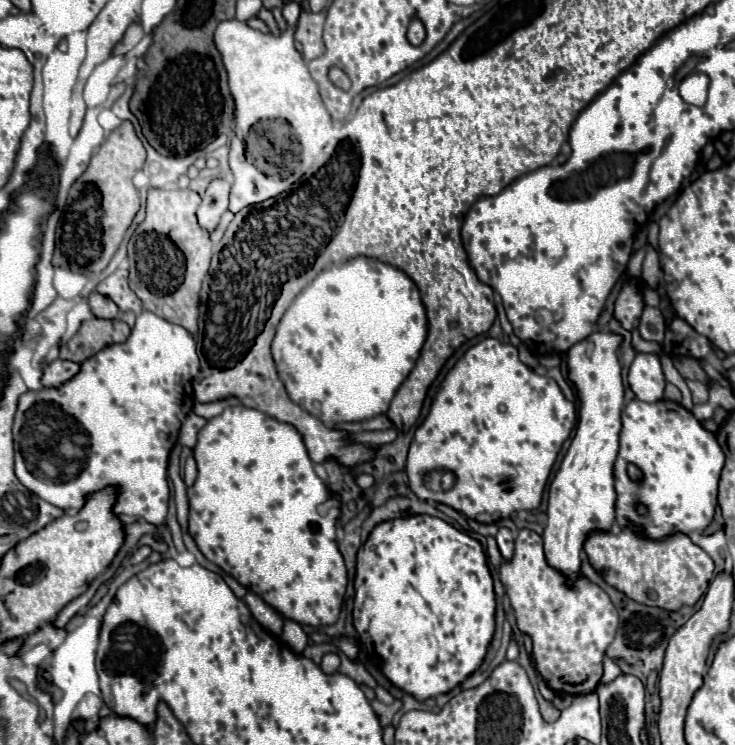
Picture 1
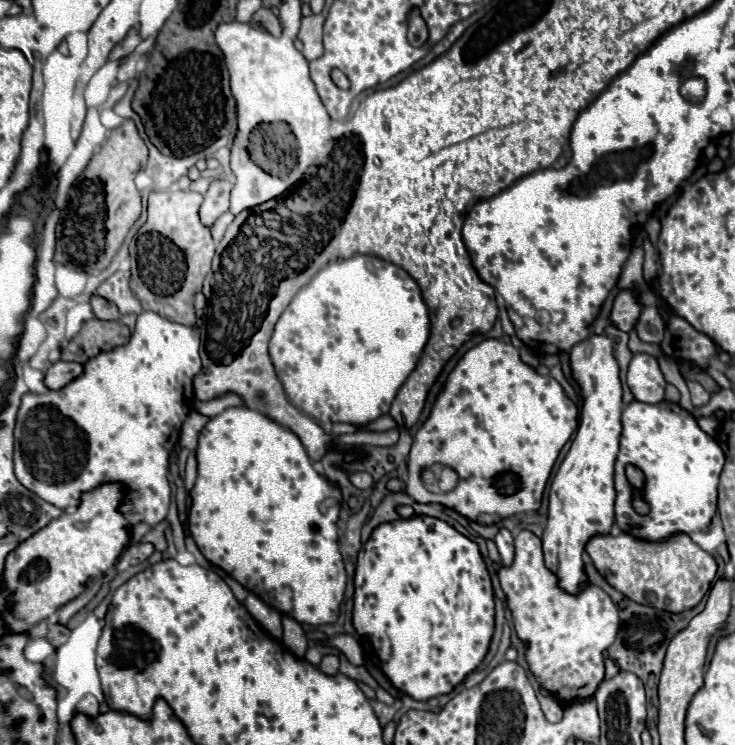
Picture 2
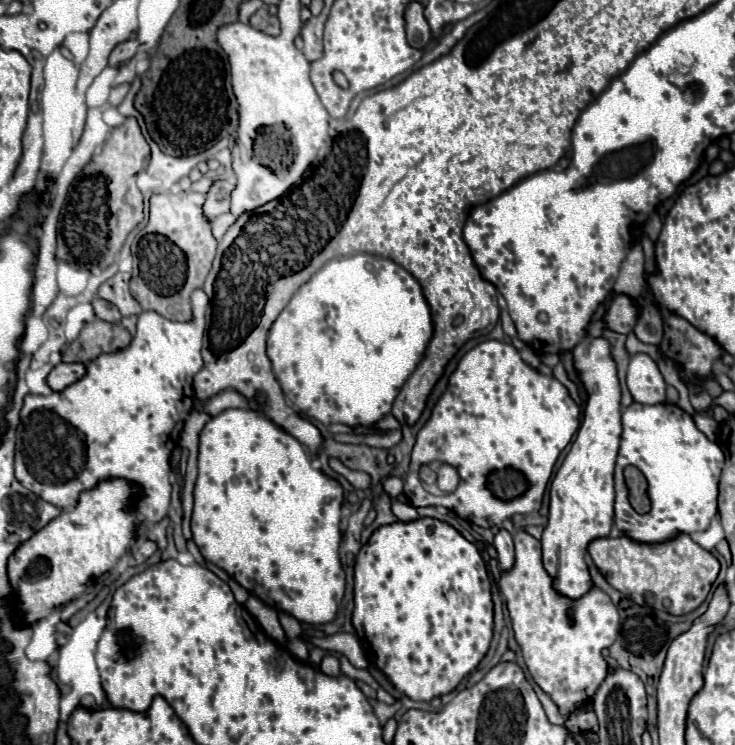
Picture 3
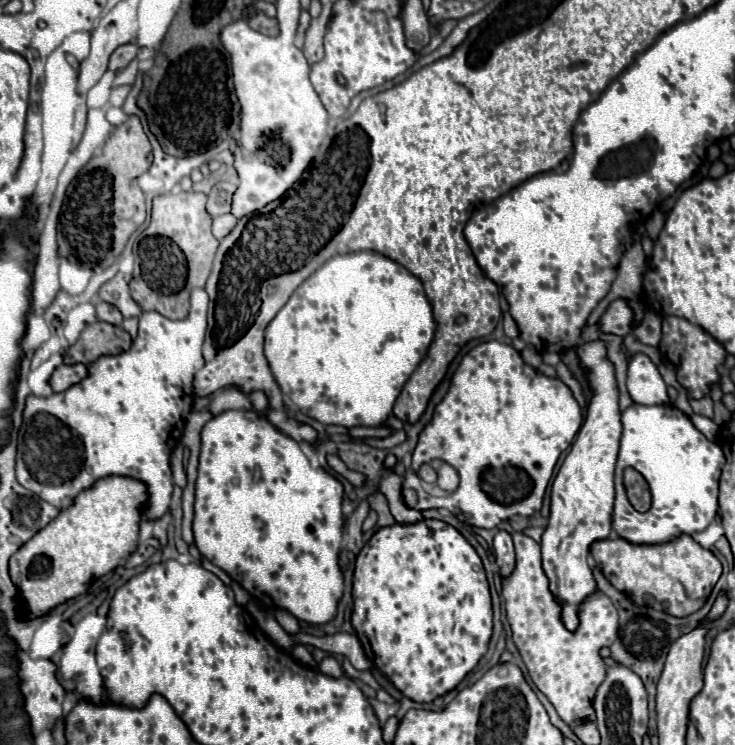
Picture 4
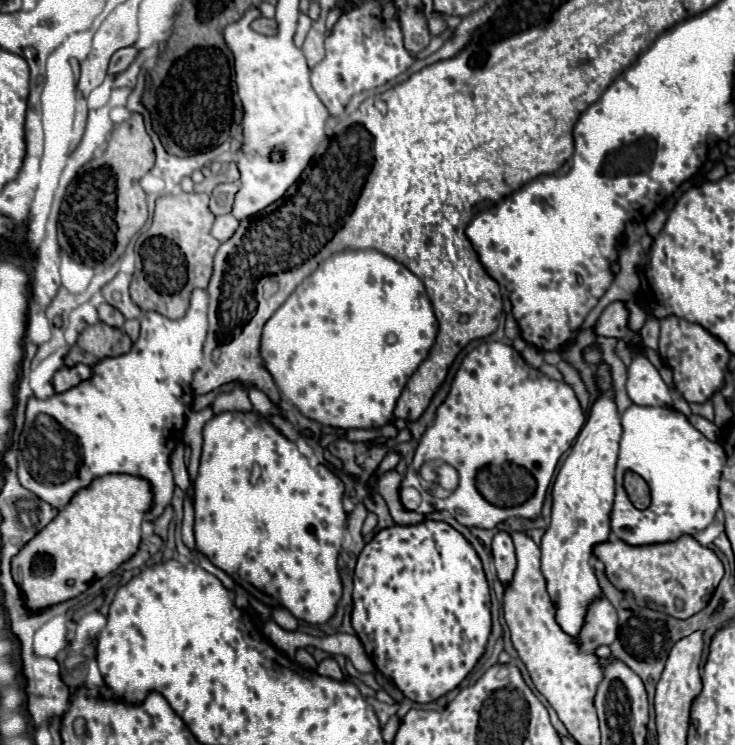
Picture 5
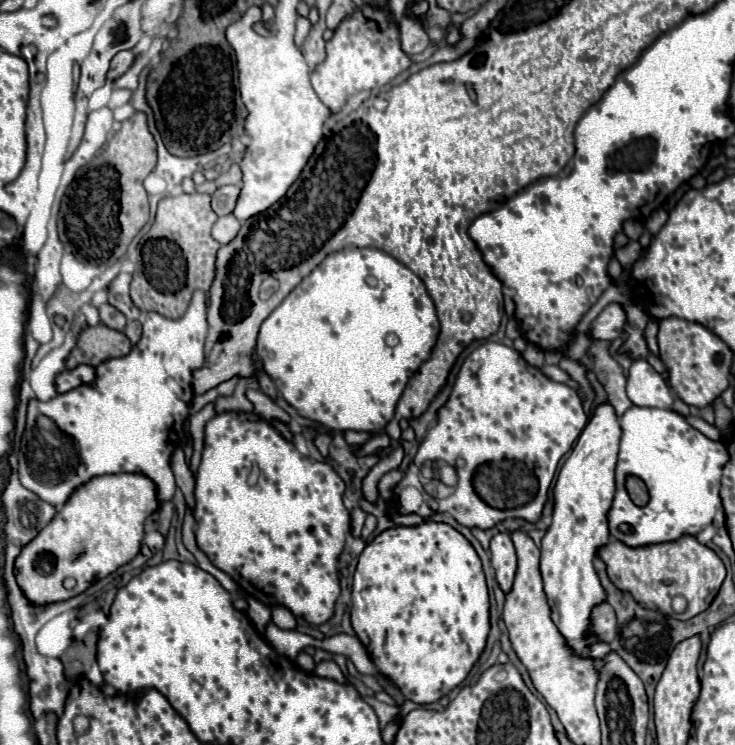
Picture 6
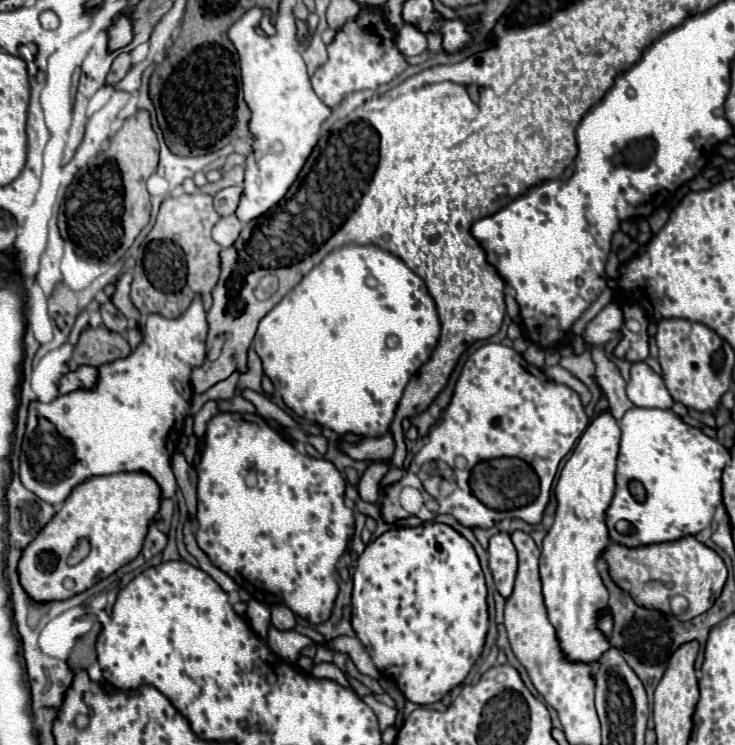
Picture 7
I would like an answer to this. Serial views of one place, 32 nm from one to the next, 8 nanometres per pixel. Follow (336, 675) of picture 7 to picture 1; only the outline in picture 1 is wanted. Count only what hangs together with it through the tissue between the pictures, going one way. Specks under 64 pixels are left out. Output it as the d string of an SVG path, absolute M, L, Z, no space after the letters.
M326 654L326 656L322 658L322 662L320 662L320 668L322 668L322 672L326 672L326 674L334 674L334 672L338 670L338 666L340 666L338 654Z

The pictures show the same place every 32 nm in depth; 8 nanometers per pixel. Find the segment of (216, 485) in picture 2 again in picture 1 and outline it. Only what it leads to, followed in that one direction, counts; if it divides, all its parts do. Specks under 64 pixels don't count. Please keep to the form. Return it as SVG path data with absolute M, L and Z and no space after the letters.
M238 404L206 422L198 434L194 458L198 464L198 478L194 486L188 488L188 530L192 538L196 536L194 540L200 552L284 618L308 626L334 624L348 582L344 558L336 544L340 496L314 472L302 436L290 424L282 424L260 410Z

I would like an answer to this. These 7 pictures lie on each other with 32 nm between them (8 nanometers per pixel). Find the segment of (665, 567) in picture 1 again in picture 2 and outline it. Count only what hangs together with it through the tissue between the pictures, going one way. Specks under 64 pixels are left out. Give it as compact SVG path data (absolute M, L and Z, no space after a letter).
M628 532L618 536L594 536L586 544L586 552L590 554L596 570L618 592L634 602L654 606L656 602L646 602L646 594L656 594L658 602L668 600L668 610L672 614L680 614L698 606L700 600L710 592L718 570L716 560L698 544L694 544L688 534L674 534L664 542L638 540Z

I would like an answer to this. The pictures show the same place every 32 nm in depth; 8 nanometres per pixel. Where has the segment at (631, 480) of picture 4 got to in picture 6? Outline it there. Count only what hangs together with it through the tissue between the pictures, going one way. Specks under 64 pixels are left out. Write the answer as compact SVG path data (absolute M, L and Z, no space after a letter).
M630 476L630 478L626 480L626 490L628 490L630 498L632 498L638 506L644 506L644 504L648 502L648 490L646 490L646 486L644 486L644 482L642 482L640 478Z

